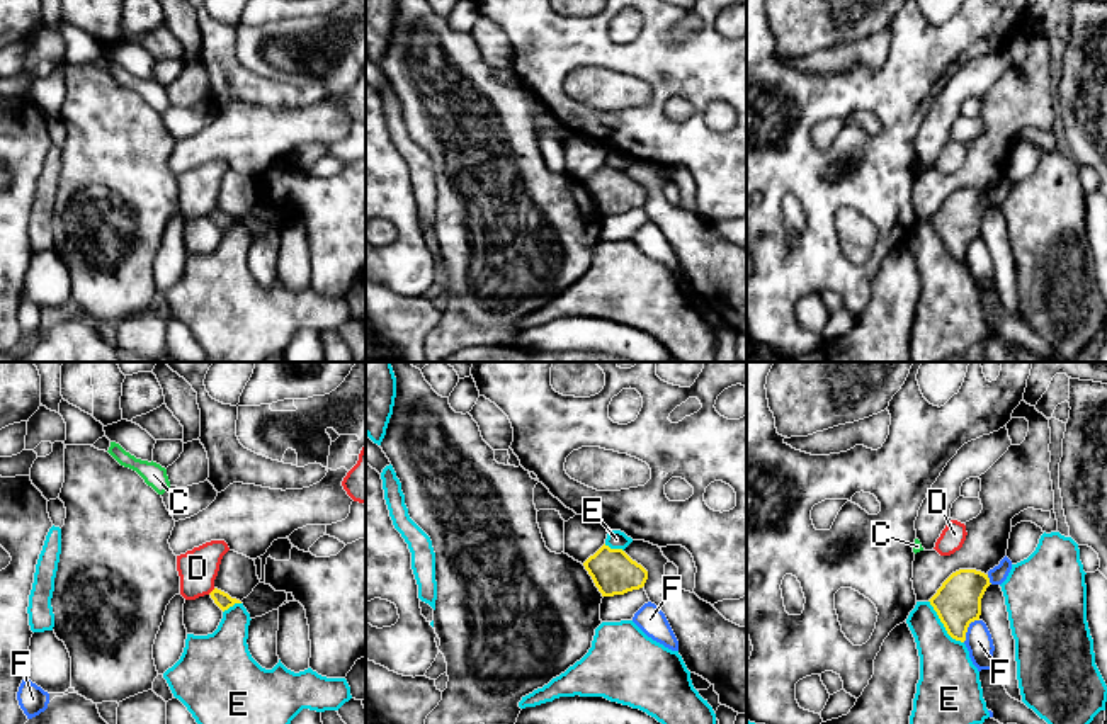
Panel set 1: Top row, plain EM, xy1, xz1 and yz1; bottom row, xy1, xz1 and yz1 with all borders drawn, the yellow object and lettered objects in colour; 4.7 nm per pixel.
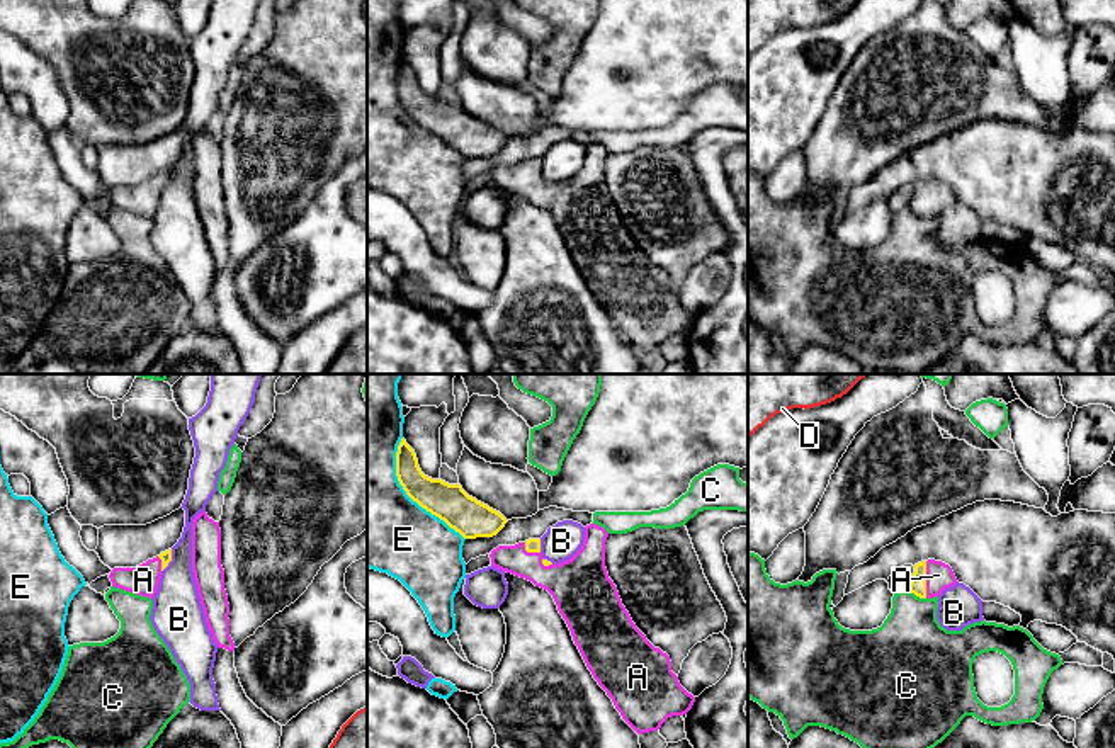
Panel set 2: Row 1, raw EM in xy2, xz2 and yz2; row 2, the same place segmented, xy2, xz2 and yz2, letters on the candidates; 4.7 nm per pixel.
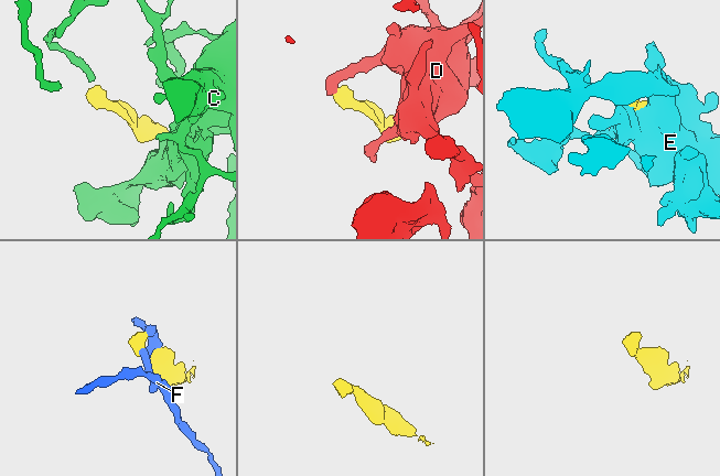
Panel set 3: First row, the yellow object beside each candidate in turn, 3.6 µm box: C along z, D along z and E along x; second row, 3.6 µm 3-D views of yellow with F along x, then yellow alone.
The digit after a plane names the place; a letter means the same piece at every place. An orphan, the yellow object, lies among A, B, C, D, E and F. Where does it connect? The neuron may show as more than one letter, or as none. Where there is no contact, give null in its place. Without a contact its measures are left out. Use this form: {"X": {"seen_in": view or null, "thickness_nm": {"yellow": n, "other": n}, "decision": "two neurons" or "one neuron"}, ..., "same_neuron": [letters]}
{"A": {"seen_in": "yz2", "thickness_nm": {"yellow": 80, "other": 130}, "decision": "one neuron"}, "B": {"seen_in": "xz2", "thickness_nm": {"yellow": 60, "other": 170}, "decision": "two neurons"}, "C": {"seen_in": "yz2", "thickness_nm": {"yellow": 80, "other": 340}, "decision": "two neurons"}, "D": {"seen_in": "xy1", "thickness_nm": {"yellow": 80, "other": 190}, "decision": "two neurons"}, "E": {"seen_in": "xz2", "thickness_nm": {"yellow": 180, "other": 440}, "decision": "two neurons"}, "F": {"seen_in": "yz1", "thickness_nm": {"yellow": 220, "other": 130}, "decision": "two neurons"}, "same_neuron": ["A"]}

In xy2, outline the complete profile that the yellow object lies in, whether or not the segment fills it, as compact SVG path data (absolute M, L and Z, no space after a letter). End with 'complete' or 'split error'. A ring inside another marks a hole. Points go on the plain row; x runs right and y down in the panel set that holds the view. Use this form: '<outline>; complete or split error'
M172 168L153 178L148 178L136 187L114 187L109 197L116 207L153 218L160 204L161 190L168 185L170 180Z; split error

